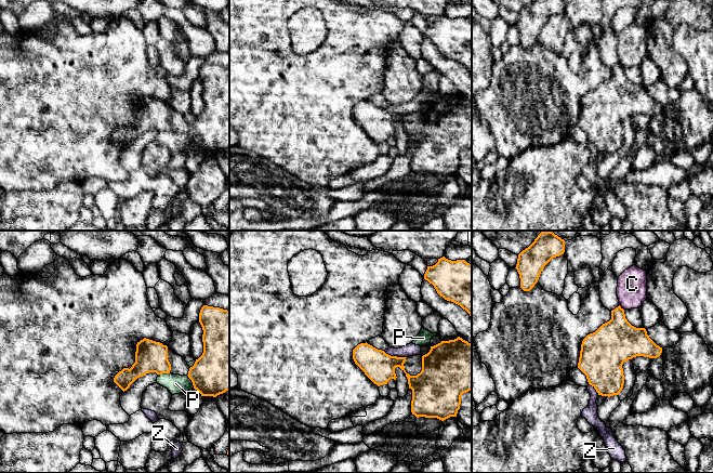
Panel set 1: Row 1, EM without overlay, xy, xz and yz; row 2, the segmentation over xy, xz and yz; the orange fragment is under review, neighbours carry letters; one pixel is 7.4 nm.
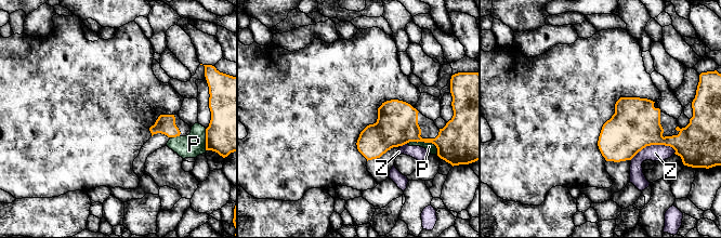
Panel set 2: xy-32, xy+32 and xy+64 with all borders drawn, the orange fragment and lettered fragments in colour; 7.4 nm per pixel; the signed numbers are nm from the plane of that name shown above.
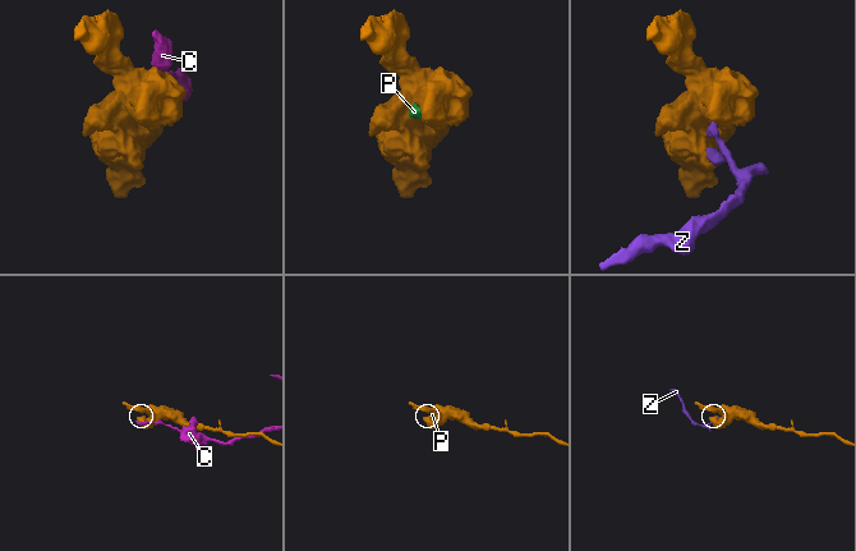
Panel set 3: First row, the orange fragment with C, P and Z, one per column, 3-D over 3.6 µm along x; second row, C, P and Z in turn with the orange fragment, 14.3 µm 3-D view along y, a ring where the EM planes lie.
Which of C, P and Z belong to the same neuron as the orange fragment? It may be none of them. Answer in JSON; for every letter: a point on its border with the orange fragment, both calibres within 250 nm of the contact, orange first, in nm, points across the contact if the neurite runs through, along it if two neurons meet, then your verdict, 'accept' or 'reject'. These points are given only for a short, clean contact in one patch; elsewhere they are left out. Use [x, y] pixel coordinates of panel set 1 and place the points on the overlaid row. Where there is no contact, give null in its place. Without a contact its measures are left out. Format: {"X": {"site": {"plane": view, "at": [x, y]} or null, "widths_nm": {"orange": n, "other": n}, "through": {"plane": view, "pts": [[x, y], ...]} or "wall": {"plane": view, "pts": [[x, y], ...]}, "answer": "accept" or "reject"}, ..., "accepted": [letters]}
{"C": {"site": {"plane": "yz", "at": [620, 307]}, "widths_nm": {"orange": 320, "other": 220}, "answer": "reject"}, "P": {"site": {"plane": "xy", "at": [192, 381]}, "widths_nm": {"orange": 360, "other": 140}, "wall": {"plane": "xy", "pts": [[187, 375], [194, 386]]}, "answer": "reject"}, "Z": {"site": {"plane": "xz", "at": [395, 356]}, "widths_nm": {"orange": 220, "other": 90}, "wall": {"plane": "xz", "pts": [[383, 351], [391, 355], [406, 357]]}, "answer": "reject"}, "accepted": []}

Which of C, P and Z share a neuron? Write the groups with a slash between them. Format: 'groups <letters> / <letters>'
groups C / P Z

